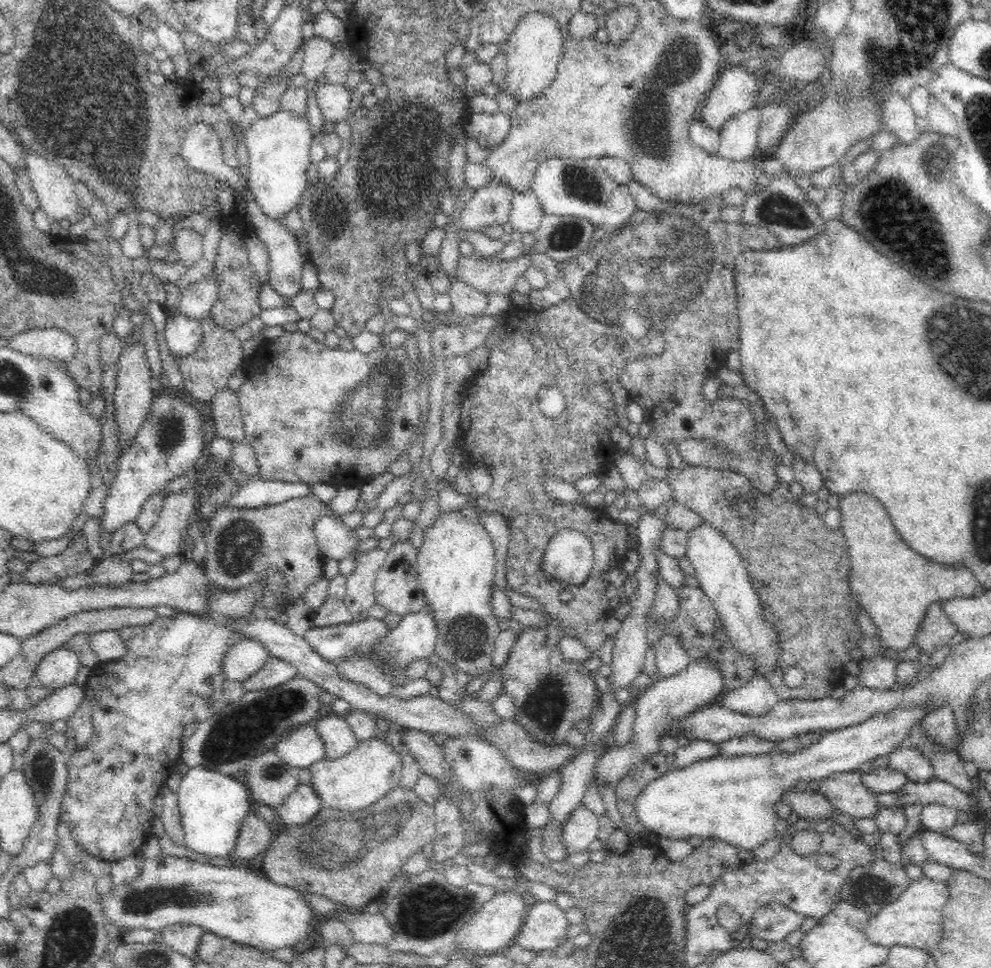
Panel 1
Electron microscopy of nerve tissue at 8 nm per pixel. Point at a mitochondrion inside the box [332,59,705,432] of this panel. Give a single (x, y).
(405, 166)

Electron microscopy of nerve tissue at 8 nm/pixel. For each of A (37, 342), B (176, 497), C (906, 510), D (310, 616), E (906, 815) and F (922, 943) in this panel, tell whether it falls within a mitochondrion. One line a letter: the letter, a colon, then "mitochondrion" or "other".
A: other
B: other
C: other
D: other
E: other
F: other

